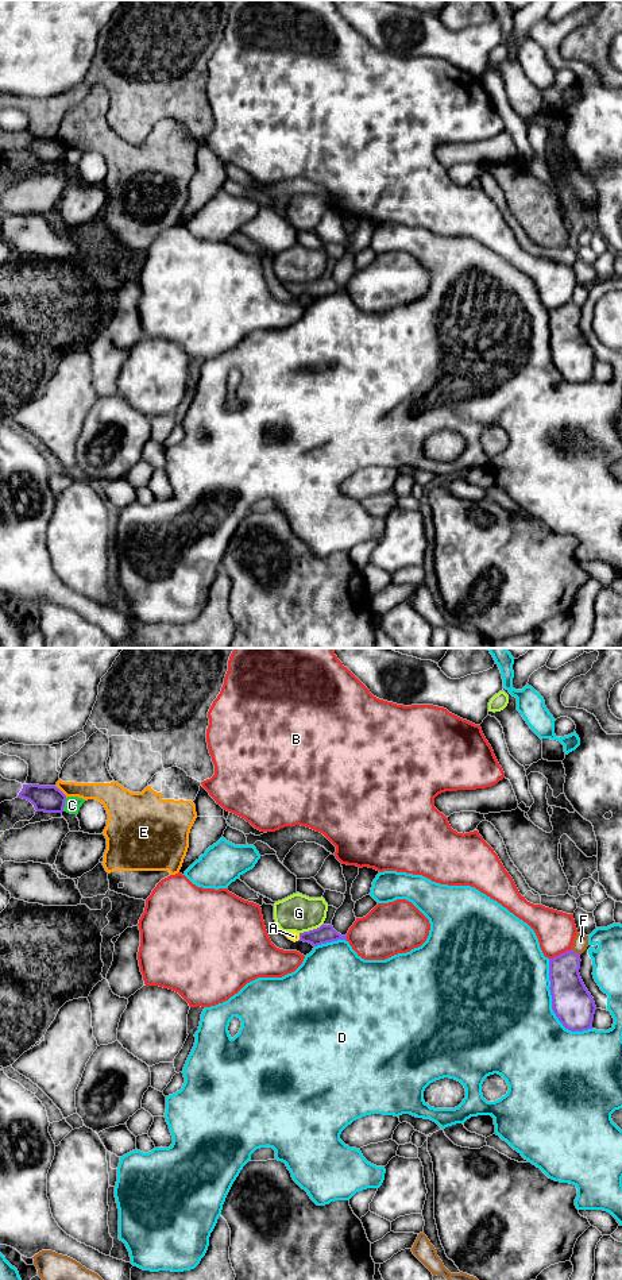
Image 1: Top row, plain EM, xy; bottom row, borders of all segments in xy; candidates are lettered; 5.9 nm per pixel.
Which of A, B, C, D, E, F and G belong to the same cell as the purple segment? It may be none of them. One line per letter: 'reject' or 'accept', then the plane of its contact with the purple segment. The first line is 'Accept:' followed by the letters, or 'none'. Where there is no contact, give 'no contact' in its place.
Accept: A
A: accept; meets purple in xy
B: reject; meets purple in xy
C: reject; meets purple in xy
D: reject; meets purple in xy
E: reject; meets purple in xy
F: reject; meets purple in xy
G: reject; meets purple in xy

